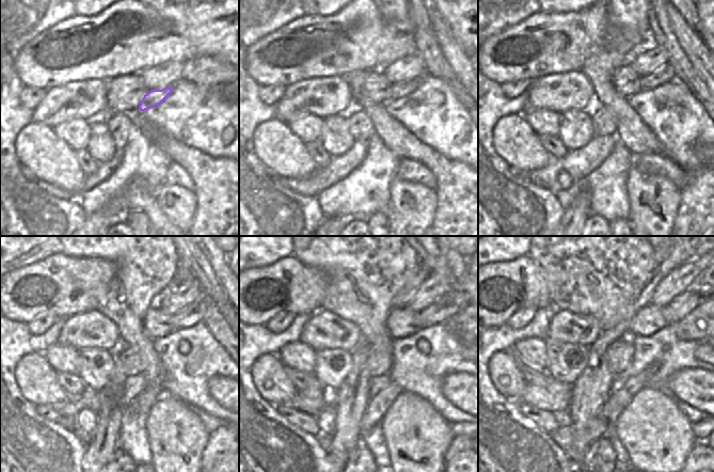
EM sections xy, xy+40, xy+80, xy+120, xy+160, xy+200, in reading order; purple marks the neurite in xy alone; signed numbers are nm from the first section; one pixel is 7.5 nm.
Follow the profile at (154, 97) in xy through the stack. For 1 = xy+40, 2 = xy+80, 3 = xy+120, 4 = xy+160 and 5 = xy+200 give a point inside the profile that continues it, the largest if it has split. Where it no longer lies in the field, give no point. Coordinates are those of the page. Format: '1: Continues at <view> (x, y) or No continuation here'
1: Continues at xy+40 (397, 91)
2: Continues at xy+80 (648, 83)
3: Continues at xy+120 (192, 314)
4: Continues at xy+160 (447, 304)
5: Continues at xy+200 (684, 303)

